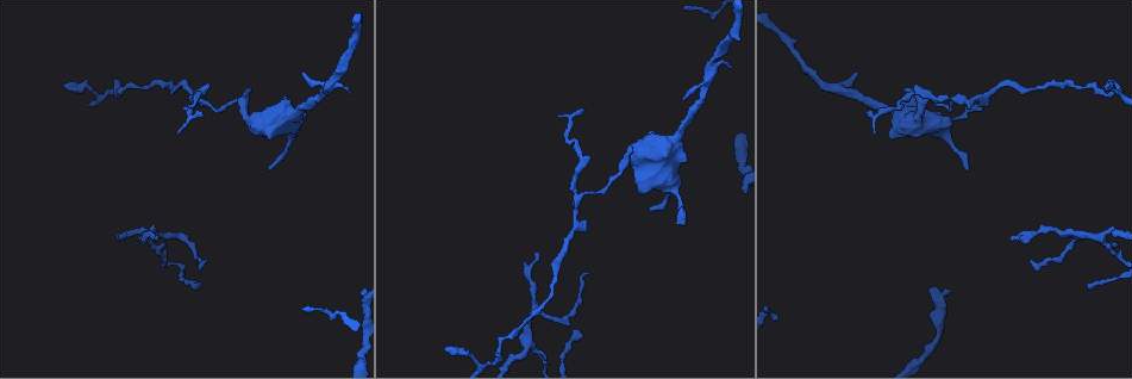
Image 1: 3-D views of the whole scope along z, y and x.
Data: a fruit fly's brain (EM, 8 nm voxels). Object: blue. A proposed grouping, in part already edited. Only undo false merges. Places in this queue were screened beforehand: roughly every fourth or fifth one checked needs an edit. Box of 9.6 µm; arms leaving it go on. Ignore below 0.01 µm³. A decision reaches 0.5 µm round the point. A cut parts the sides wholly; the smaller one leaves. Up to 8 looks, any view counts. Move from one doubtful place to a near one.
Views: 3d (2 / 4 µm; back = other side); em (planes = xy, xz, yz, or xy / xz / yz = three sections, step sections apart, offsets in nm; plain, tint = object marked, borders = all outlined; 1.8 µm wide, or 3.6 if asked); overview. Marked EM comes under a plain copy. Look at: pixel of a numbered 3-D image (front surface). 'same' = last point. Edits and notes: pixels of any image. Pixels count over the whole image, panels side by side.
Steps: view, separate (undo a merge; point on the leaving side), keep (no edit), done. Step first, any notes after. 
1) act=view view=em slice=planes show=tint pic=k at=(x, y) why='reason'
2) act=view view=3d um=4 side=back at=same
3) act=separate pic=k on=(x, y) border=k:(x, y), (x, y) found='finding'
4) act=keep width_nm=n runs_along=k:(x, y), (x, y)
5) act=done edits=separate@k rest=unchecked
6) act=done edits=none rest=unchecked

act=view view=em slice=xy step=8 show=tint pic=1 at=(527, 344) why='three arms meet'

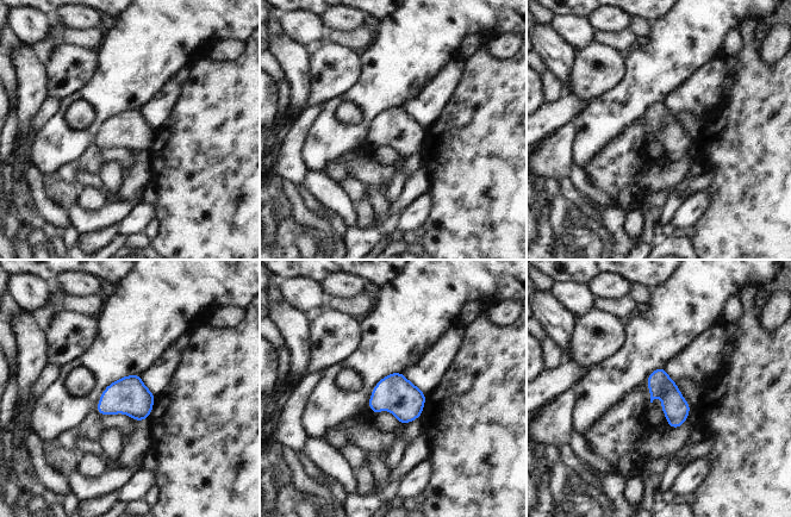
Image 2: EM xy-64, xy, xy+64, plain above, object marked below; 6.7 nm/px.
act=view view=em slice=planes show=tint at=same

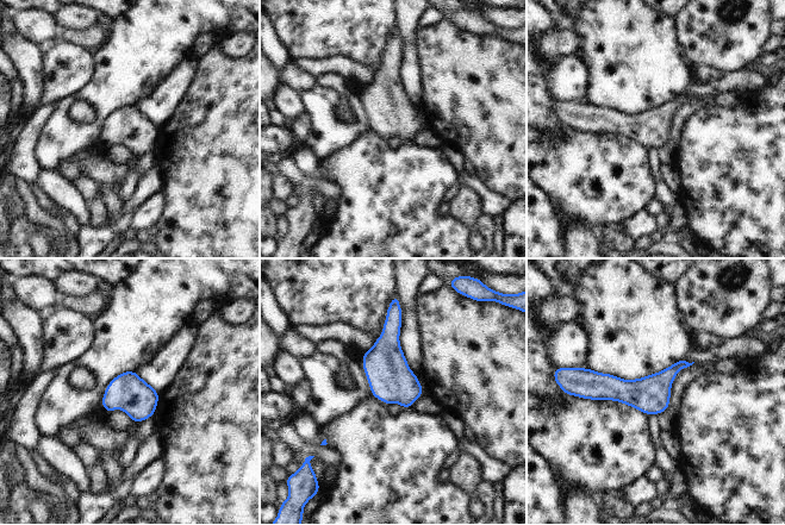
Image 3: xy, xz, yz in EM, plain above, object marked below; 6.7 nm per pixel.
act=keep width_nm=260 runs_along=3:(684, 364), (654, 388), (589, 386) found='all the same neuron'

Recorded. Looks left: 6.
act=view view=3d um=4 pic=1 at=(203, 100) why='a fork'

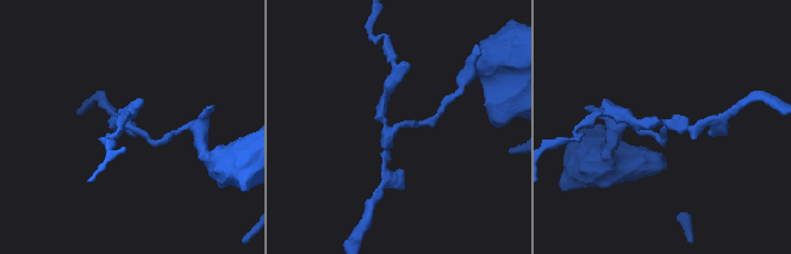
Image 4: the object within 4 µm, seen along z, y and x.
act=view view=em slice=planes show=tint pic=4 at=(393, 129) why='shape alone is not enough'

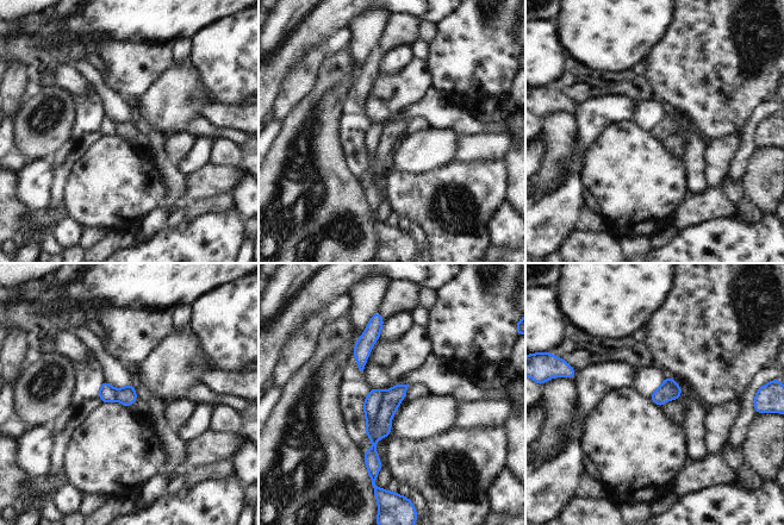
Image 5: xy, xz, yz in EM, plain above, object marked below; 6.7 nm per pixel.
act=separate pic=5 on=(372, 402) border=5:(384, 392), (377, 413), (377, 441) found='a second neuron is stuck on'

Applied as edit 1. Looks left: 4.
act=view view=overview why='redraw'

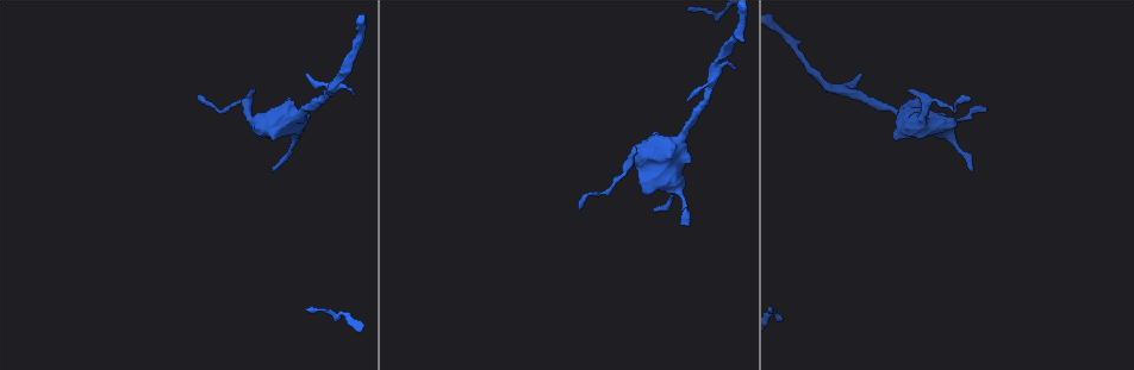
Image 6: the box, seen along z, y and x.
act=view view=em um=3.6 slice=xz step=8 show=tint pic=6 at=(663, 167) why='sudden change in width'

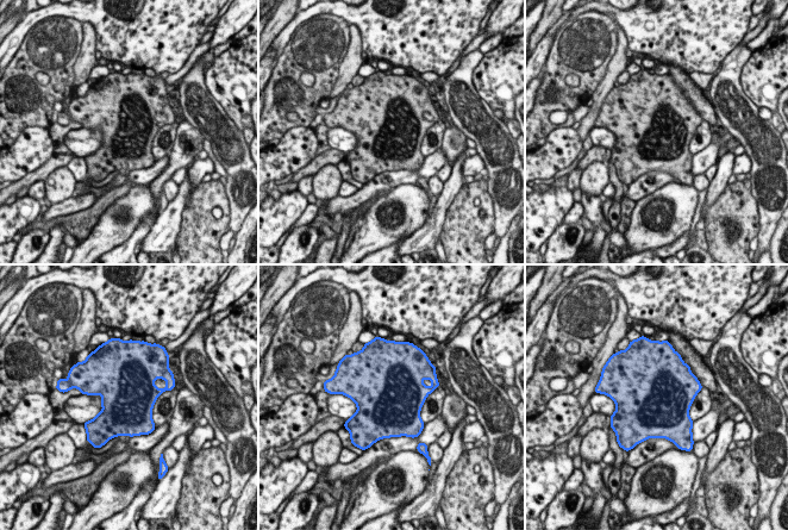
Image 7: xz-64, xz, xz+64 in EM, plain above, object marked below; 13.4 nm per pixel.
act=keep found='continuous, no second neuron'

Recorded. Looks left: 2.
act=done edits=separate@5 rest=unchecked

